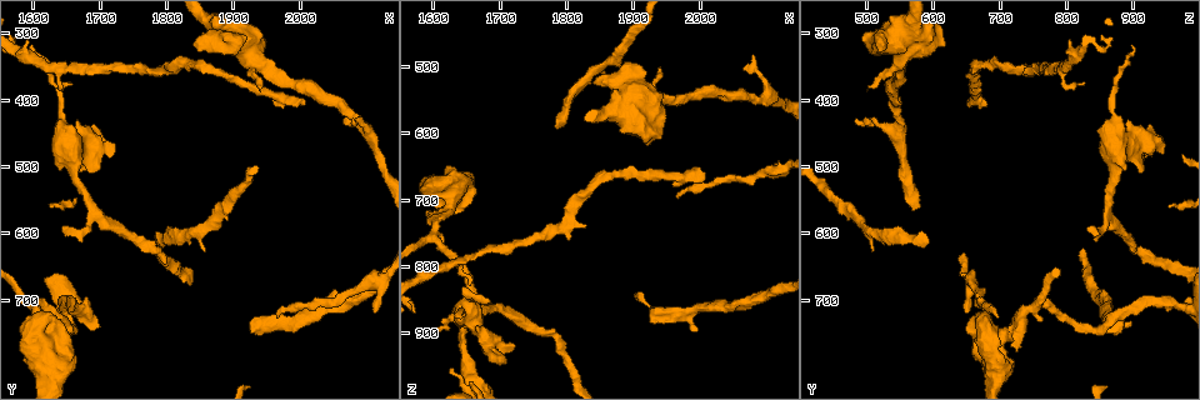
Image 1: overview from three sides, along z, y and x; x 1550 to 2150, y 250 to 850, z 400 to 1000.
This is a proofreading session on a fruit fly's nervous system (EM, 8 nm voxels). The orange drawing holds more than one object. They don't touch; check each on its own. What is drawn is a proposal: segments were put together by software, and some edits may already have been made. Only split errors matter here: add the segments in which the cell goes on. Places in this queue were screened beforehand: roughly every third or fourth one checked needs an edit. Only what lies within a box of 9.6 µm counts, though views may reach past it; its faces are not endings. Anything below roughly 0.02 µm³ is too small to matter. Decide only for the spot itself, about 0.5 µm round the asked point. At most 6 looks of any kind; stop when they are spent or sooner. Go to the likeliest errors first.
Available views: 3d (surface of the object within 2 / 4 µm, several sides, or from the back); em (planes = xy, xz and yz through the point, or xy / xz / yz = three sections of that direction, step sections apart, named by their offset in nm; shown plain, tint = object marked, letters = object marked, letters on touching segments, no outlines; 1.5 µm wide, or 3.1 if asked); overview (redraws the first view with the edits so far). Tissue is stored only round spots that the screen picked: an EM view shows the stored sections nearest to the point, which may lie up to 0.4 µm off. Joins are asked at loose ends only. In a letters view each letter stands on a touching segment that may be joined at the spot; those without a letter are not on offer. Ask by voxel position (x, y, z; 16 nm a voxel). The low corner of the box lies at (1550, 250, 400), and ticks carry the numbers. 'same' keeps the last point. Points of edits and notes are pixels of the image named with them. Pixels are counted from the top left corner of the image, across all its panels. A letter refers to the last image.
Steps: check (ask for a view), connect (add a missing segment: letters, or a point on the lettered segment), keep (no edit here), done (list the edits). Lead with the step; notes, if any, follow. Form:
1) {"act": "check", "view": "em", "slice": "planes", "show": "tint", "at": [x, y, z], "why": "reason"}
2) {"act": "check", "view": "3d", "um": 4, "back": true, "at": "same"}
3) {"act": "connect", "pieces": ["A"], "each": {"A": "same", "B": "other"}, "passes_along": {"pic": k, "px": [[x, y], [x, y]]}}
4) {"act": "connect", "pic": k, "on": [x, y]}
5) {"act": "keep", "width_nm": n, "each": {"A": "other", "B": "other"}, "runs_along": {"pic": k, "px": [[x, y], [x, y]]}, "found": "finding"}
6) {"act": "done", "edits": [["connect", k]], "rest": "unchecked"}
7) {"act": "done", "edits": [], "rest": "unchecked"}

{"act": "check", "view": "em", "slice": "planes", "show": "plain", "at": [1790, 615, 590], "why": "free end"}

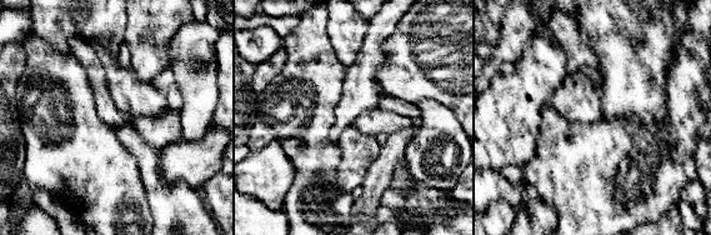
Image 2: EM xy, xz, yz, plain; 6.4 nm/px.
{"act": "check", "view": "em", "slice": "planes", "show": "letters", "at": "same", "why": "what lies round it"}

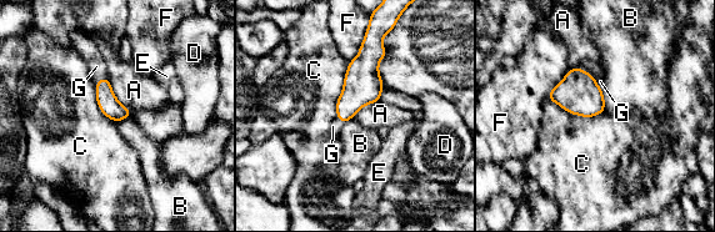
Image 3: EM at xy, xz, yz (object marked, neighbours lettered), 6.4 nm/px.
{"act": "connect", "pieces": ["G"], "each": {"A": "other", "B": "other", "C": "other", "D": "other", "E": "other", "F": "other", "G": "same"}, "passes_along": {"pic": 3, "px": [[109, 105], [101, 79], [96, 66]]}, "found": "it goes on there"}

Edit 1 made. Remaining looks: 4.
{"act": "check", "view": "overview"}

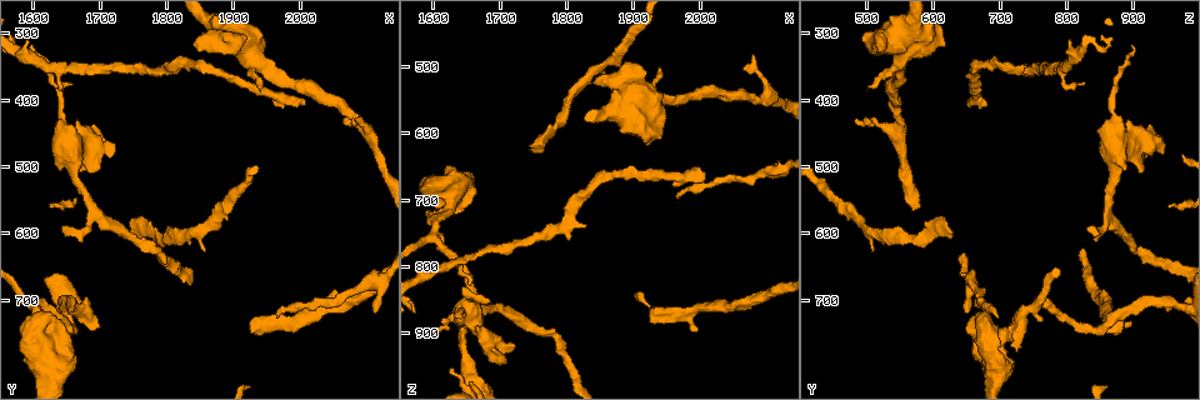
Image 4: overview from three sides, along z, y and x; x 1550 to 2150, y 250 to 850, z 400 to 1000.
{"act": "check", "view": "em", "slice": "xy", "step": 8, "show": "letters", "at": [1705, 475, 945], "why": "thick end"}

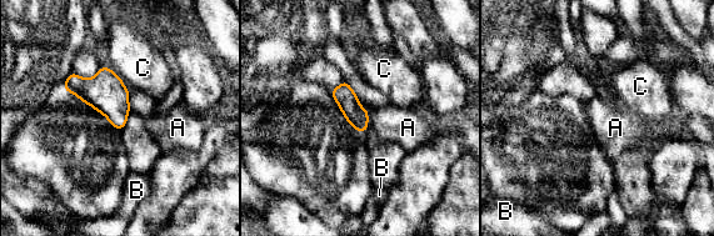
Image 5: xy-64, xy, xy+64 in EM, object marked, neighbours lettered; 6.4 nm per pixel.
{"act": "keep", "each": {"A": "other", "B": "other", "C": "other"}, "border": {"pic": 5, "px": [[360, 99], [369, 126]]}, "found": "no lettered segment goes on from it"}

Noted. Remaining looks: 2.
{"act": "done", "edits": [["connect", 3]], "rest": "unchecked"}

